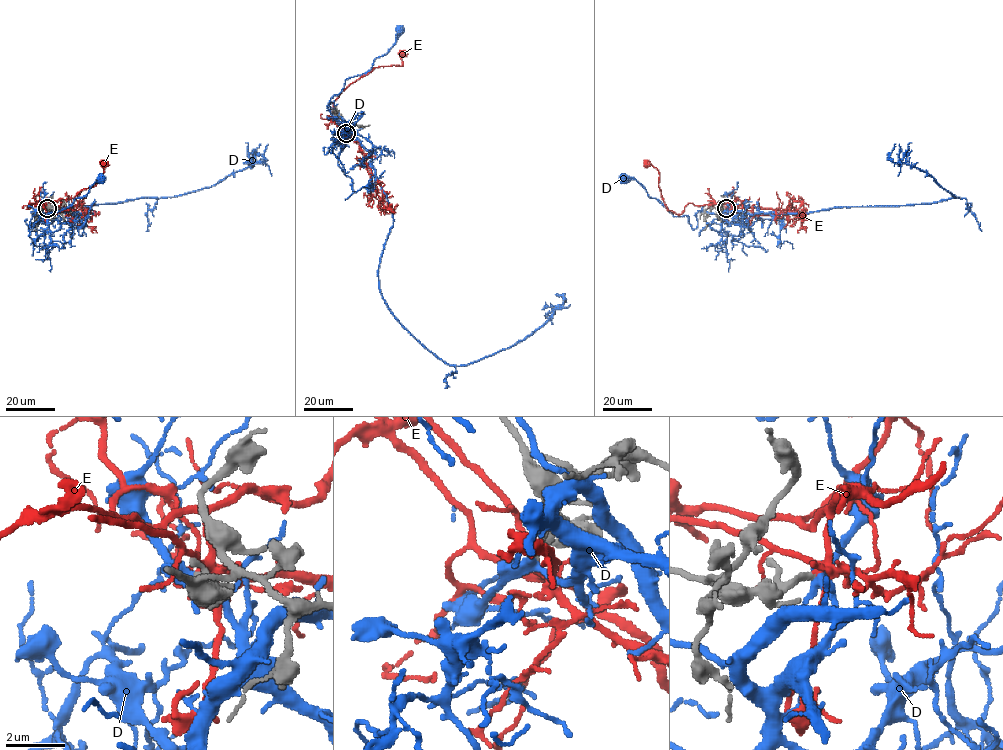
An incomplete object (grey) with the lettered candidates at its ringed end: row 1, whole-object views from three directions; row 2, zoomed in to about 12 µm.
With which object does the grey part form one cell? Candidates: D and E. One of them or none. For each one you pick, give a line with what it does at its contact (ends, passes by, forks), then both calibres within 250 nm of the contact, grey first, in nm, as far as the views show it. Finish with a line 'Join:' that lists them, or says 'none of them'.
E: it forks | 260/200 nm
Join: E

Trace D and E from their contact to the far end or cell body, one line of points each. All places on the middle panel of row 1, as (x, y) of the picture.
D: (346, 132), (348, 126), (330, 99), (345, 80), (367, 72), (388, 51), (399, 30)
E: (346, 132), (337, 120), (333, 102), (351, 83), (373, 68), (402, 66), (402, 53)

